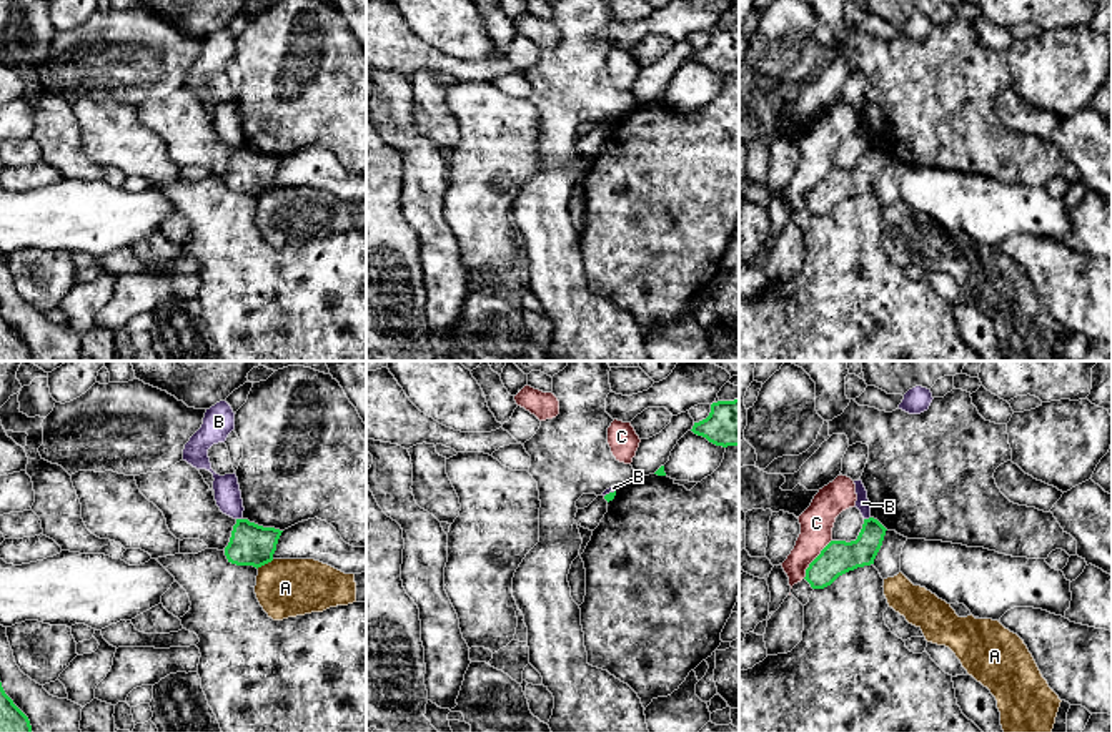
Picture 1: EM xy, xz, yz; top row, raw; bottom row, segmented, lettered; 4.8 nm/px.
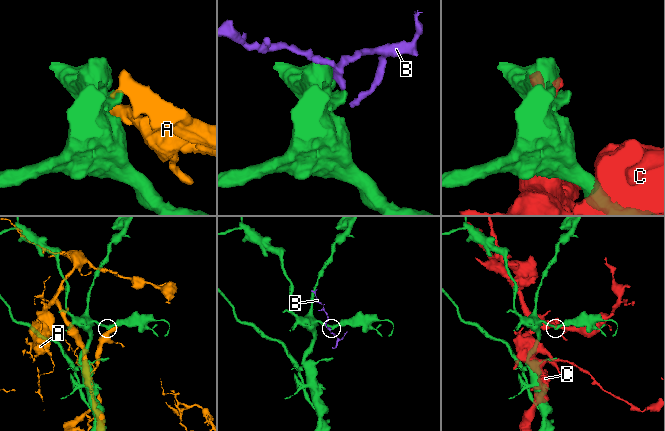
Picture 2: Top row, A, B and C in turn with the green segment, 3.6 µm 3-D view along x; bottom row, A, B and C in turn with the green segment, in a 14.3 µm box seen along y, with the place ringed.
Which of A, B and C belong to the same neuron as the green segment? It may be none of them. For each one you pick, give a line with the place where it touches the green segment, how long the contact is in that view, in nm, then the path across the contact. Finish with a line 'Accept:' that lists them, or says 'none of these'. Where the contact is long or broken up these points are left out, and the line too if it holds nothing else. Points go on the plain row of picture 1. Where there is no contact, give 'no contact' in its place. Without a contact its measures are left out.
Accept: none of these

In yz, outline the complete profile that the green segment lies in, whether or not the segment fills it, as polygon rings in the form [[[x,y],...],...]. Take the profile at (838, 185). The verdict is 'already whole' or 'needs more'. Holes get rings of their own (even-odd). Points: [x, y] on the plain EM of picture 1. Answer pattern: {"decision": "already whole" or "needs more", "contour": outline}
{"decision": "already whole", "contour": [[[874,145],[864,146],[856,168],[831,168],[806,196],[812,216],[831,213],[839,203],[874,191],[886,155]]]}

